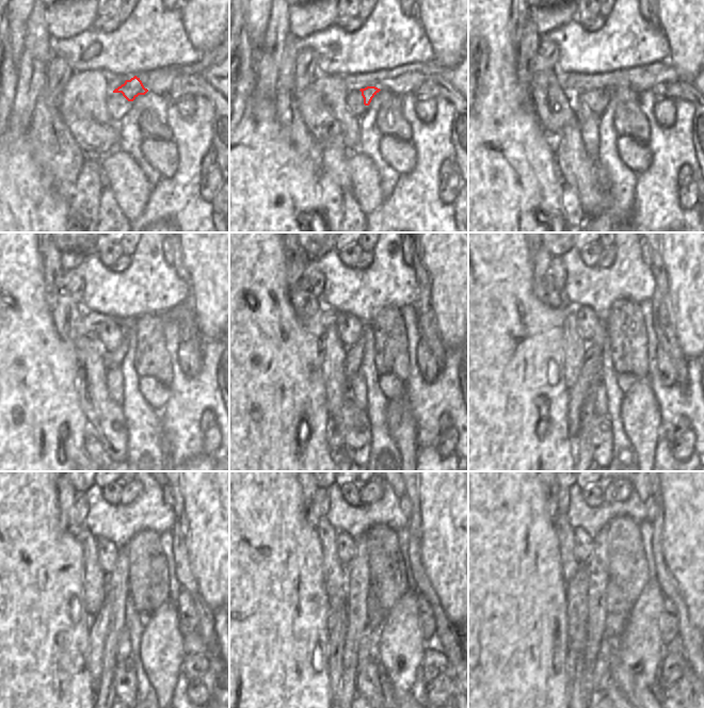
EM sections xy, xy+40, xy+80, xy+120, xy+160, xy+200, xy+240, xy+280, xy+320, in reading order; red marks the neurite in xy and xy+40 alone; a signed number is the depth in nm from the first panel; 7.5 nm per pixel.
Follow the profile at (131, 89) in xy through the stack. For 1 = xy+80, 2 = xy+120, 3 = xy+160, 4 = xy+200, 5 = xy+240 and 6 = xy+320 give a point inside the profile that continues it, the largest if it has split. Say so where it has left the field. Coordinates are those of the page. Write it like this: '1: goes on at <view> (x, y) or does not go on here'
1: goes on at xy+80 (606, 94)
2: goes on at xy+120 (114, 357)
3: goes on at xy+160 (354, 354)
4: goes on at xy+200 (593, 357)
5: goes on at xy+240 (100, 626)
6: goes on at xy+320 (575, 688)

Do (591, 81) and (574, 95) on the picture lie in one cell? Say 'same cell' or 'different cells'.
different cells

